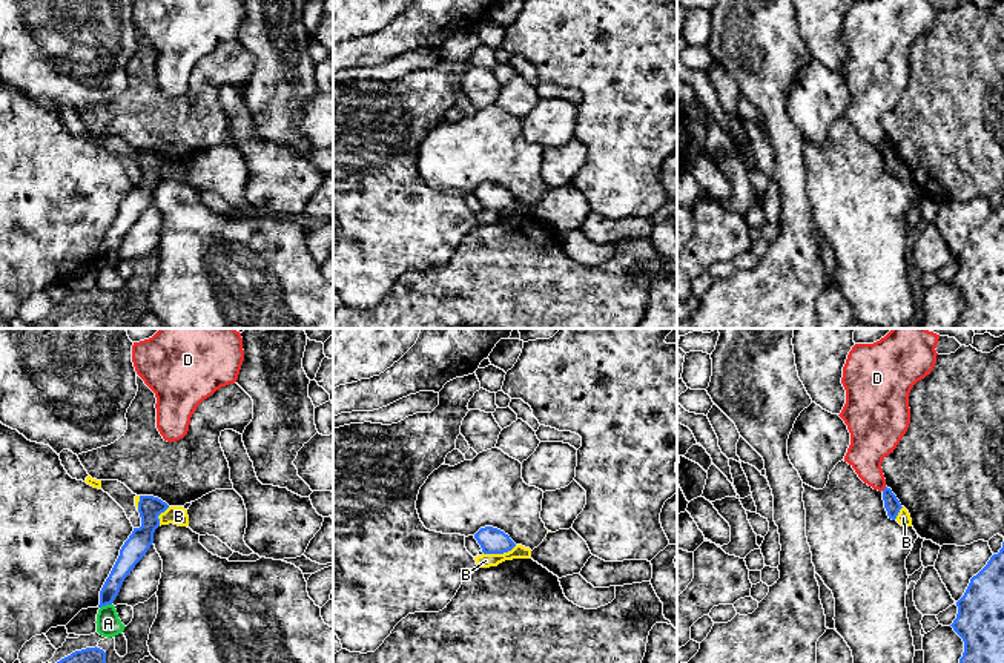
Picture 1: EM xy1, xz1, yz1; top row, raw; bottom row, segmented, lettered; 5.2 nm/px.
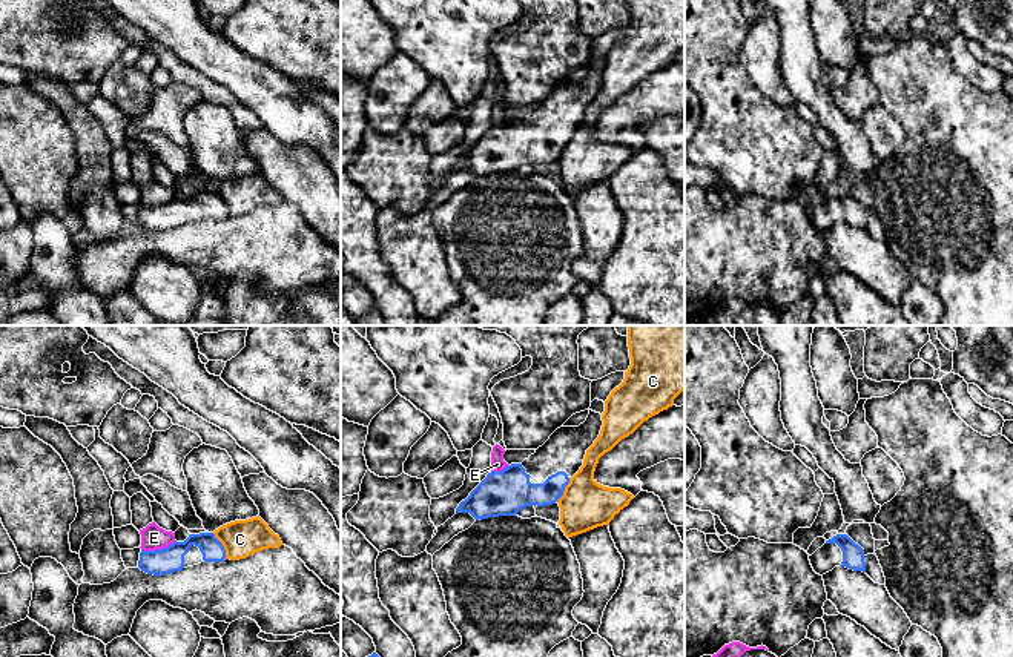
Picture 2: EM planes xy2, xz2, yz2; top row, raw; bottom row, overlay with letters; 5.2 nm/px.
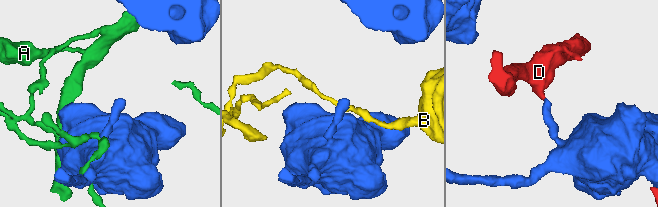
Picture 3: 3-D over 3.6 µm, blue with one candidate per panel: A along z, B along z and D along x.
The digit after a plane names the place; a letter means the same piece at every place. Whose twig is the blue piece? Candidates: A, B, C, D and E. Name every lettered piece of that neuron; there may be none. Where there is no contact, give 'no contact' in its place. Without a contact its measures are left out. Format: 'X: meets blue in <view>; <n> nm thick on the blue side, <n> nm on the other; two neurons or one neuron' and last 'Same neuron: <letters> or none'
A: meets blue in xy1; 100 nm thick on the blue side, 130 nm on the other; two neurons
B: meets blue in xz1; 140 nm thick on the blue side, 80 nm on the other; two neurons
C: meets blue in xy2; 120 nm thick on the blue side, 190 nm on the other; two neurons
D: meets blue in yz1; 90 nm thick on the blue side, 200 nm on the other; two neurons
E: meets blue in xy2; 140 nm thick on the blue side, 130 nm on the other; two neurons
Same neuron: none

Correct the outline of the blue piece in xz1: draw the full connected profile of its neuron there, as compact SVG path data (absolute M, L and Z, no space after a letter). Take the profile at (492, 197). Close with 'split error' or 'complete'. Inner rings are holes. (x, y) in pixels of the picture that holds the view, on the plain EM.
M493 183L481 184L474 190L474 195L481 201L484 210L504 210L516 203L508 190Z | complete

